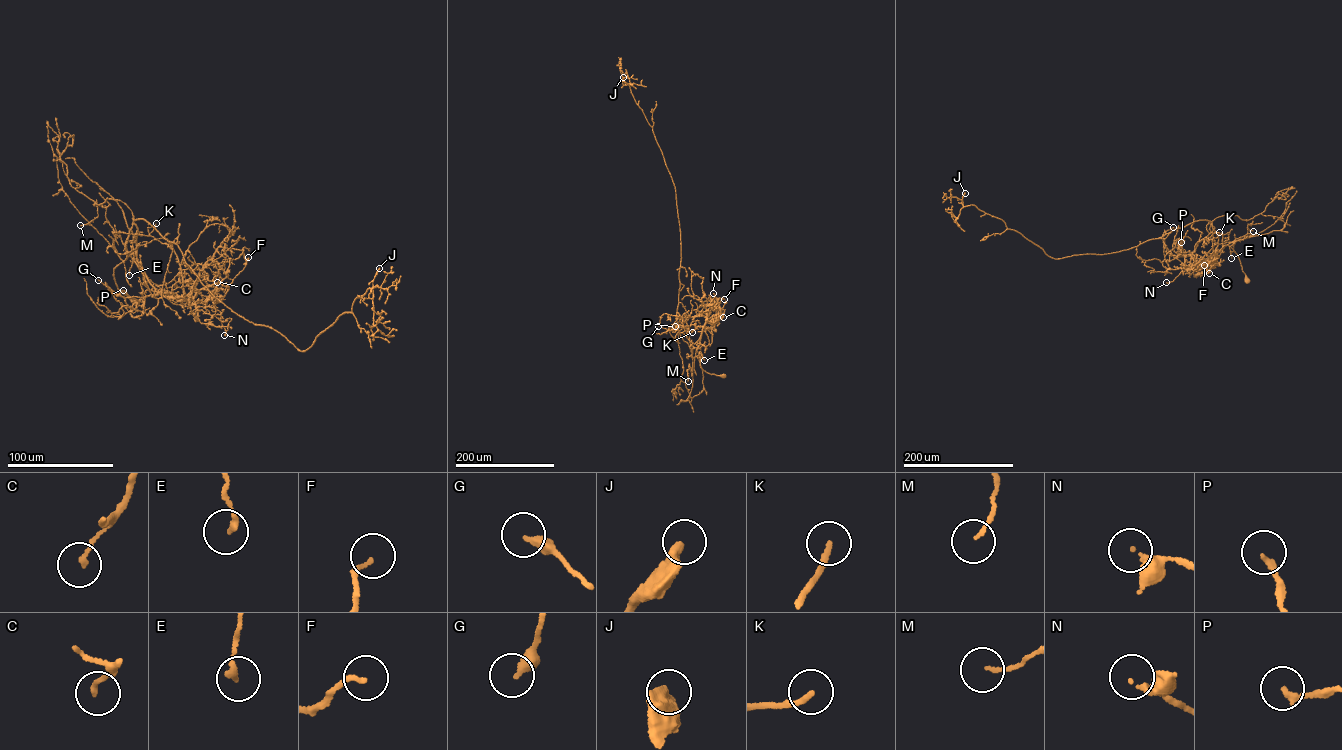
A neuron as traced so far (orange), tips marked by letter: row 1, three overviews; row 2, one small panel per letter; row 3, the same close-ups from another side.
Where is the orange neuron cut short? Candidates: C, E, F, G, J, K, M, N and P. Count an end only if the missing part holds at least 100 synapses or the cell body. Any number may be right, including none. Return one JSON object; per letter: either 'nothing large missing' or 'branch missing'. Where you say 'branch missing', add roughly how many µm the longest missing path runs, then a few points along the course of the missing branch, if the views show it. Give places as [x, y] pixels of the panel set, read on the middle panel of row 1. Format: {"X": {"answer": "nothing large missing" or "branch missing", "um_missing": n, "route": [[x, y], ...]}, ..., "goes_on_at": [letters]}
{"C": {"answer": "nothing large missing"}, "E": {"answer": "nothing large missing"}, "F": {"answer": "nothing large missing"}, "G": {"answer": "nothing large missing"}, "J": {"answer": "nothing large missing"}, "K": {"answer": "nothing large missing"}, "M": {"answer": "nothing large missing"}, "N": {"answer": "nothing large missing"}, "P": {"answer": "nothing large missing"}, "goes_on_at": []}

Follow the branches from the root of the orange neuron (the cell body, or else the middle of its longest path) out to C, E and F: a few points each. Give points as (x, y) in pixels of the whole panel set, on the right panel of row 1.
C: (1248, 281), (1237, 254), (1227, 245), (1196, 266), (1201, 268), (1215, 262), (1209, 273)
E: (1248, 281), (1233, 249), (1226, 245), (1219, 251), (1235, 241), (1229, 247), (1231, 258)
F: (1248, 281), (1237, 254), (1228, 245), (1208, 259), (1189, 265), (1193, 270), (1204, 265)

